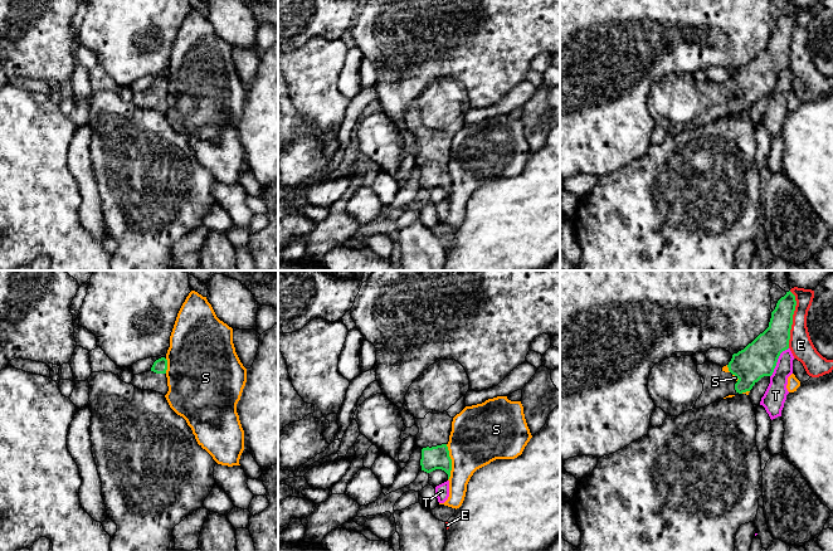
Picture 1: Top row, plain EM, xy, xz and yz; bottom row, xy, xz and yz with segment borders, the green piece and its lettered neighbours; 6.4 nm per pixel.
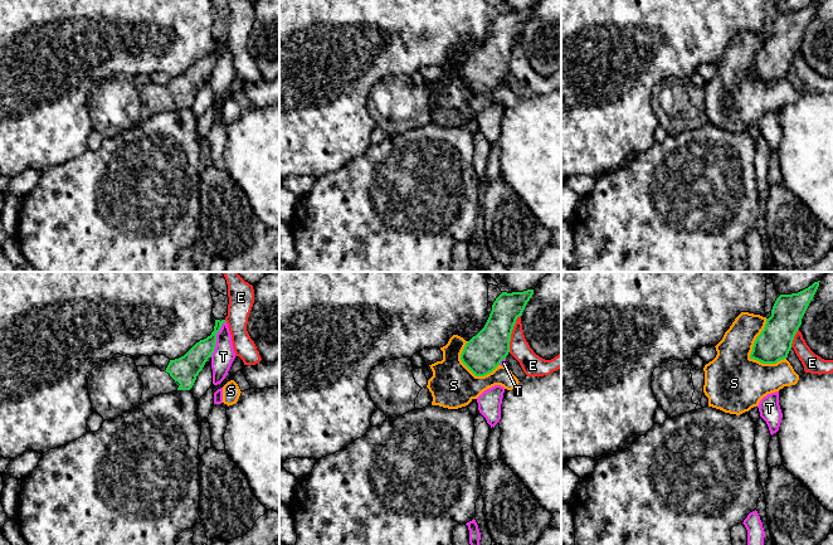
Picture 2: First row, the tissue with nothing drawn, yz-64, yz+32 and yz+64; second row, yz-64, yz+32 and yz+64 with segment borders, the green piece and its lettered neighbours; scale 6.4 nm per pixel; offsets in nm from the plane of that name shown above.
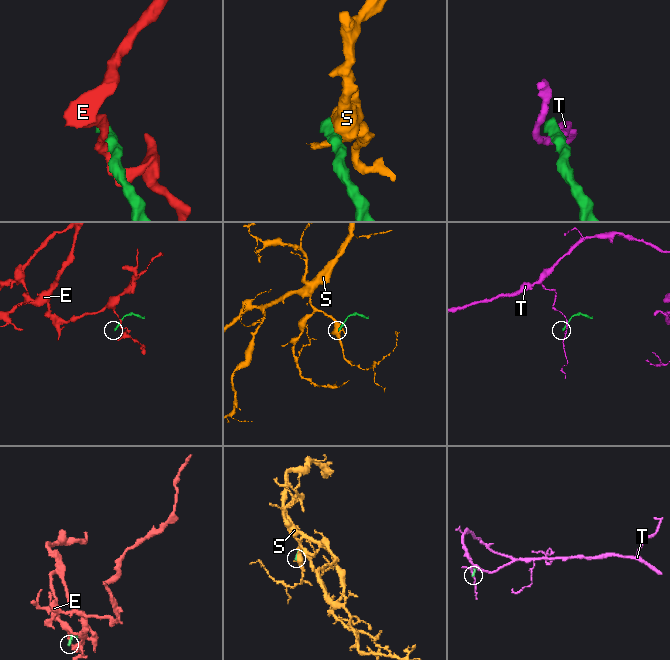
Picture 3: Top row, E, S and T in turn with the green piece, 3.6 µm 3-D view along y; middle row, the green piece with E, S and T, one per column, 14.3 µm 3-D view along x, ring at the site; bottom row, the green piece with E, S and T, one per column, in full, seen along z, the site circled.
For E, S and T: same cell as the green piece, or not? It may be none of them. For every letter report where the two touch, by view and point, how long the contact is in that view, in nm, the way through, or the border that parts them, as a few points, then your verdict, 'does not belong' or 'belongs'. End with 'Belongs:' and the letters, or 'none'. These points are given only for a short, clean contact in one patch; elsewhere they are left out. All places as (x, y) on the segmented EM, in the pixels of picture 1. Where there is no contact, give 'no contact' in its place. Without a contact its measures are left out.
E: meets green in yz at (792, 320); contact 360 nm long; border along yz (790, 291), (794, 296), (795, 310), (788, 347); does not belong
S: meets green in xz at (451, 462); contact 240 nm long; does not belong
T: meets green in yz at (777, 361); contact 220 nm long; border along yz (788, 347), (780, 354), (770, 376); does not belong
Belongs: none

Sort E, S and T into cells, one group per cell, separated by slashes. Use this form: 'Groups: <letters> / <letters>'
Groups: E / S / T

